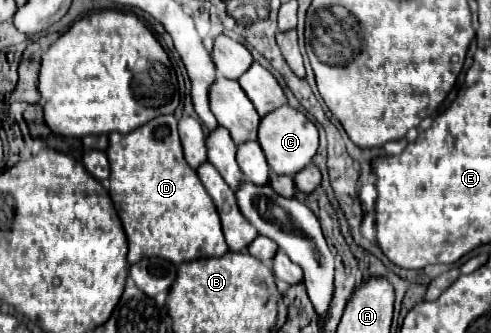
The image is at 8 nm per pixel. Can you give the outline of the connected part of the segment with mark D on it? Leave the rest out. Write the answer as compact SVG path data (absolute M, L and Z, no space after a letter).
M173 115L155 117L127 135L111 133L105 153L111 167L109 195L127 235L129 265L145 257L159 257L181 265L229 251L217 209L197 173L183 159L177 119Z

